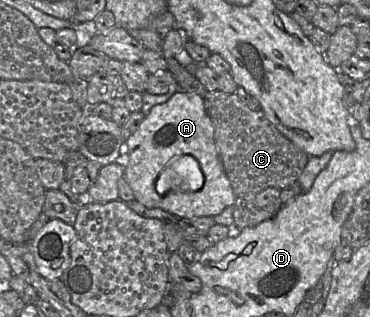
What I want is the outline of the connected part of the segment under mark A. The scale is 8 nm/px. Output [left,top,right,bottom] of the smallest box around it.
[124,91,236,218]

